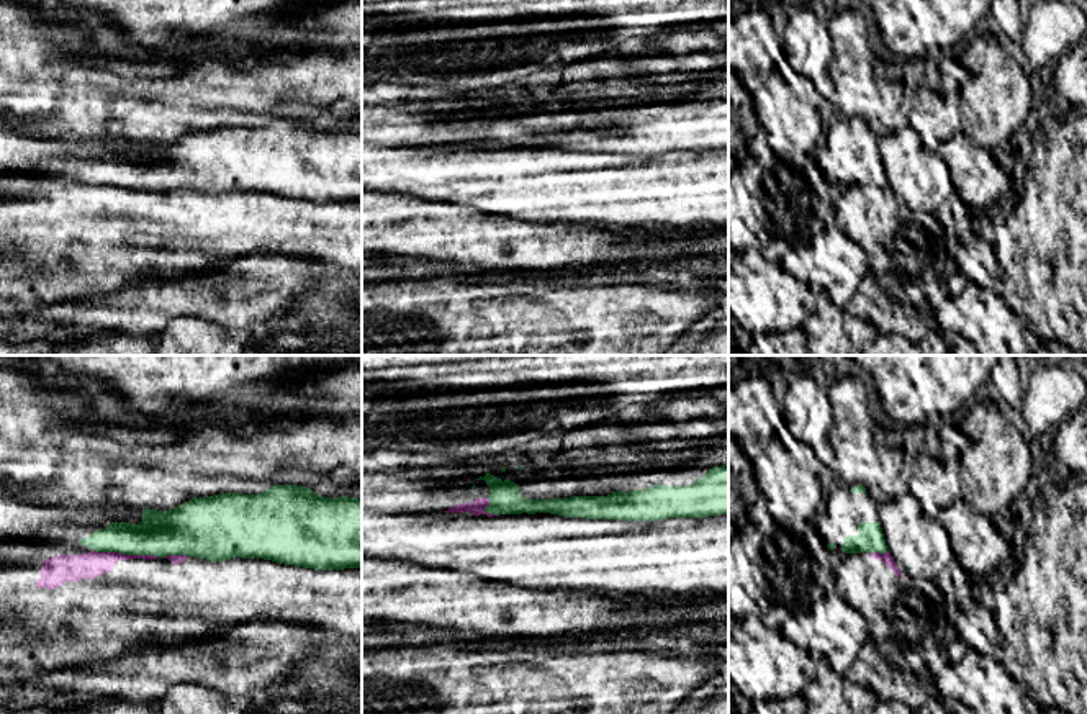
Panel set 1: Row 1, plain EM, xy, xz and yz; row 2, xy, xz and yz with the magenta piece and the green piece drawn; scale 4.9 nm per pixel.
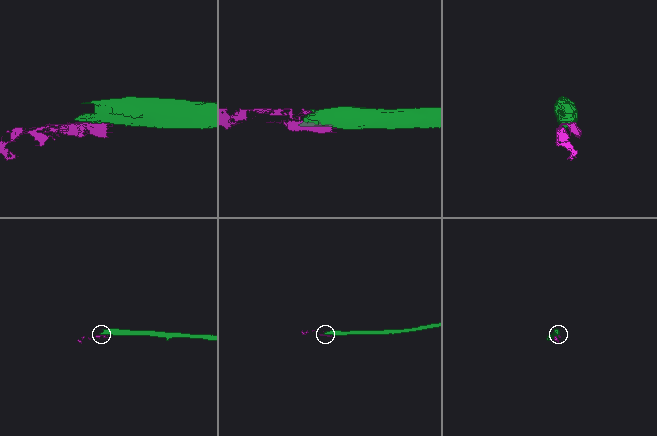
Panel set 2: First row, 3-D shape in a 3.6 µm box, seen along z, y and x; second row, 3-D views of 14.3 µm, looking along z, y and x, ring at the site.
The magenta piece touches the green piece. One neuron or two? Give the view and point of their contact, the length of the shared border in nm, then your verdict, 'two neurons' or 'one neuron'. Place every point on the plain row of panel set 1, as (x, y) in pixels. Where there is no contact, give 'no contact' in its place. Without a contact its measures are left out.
contact xy (143, 189); length 440 nm; two neurons

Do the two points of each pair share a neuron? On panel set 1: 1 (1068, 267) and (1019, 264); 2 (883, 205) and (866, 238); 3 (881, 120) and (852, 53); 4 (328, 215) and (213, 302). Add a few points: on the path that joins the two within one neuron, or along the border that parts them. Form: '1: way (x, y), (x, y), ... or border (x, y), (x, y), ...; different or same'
1: way (1056, 261), (1033, 261), (1030, 264); same
2: way (875, 213), (873, 230); same
3: way (876, 103), (855, 82), (852, 69); same
4: border (238, 256), (293, 254), (313, 261); different

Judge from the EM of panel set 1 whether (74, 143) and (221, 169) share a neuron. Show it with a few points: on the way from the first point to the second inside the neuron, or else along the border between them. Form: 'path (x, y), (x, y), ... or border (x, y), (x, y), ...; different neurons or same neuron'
border (143, 151), (138, 156), (100, 154); different neurons

